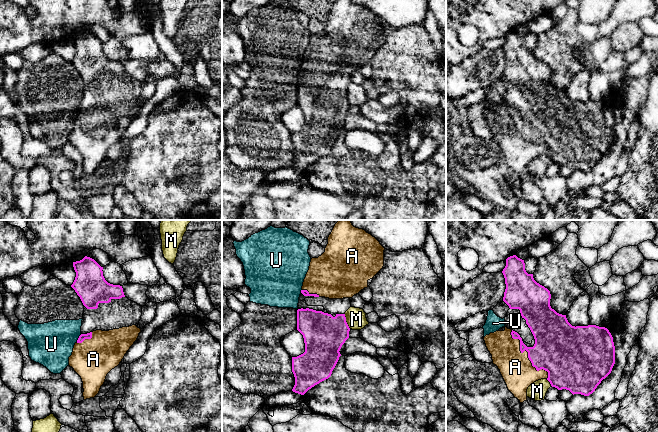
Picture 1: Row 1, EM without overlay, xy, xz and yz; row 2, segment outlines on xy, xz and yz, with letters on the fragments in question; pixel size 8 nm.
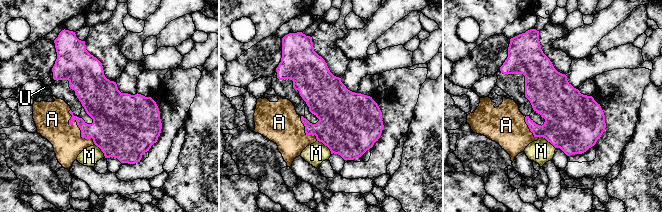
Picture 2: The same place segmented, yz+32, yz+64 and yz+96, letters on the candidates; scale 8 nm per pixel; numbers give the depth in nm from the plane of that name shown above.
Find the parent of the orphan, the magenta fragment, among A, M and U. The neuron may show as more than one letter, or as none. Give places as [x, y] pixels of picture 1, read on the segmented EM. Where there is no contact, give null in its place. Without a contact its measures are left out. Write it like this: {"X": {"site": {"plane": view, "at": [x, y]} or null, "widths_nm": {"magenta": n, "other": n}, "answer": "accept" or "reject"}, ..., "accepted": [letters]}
{"A": {"site": {"plane": "yz", "at": [528, 354]}, "widths_nm": {"magenta": 400, "other": 260}, "answer": "accept"}, "M": {"site": {"plane": "xz", "at": [345, 321]}, "widths_nm": {"magenta": 320, "other": 160}, "answer": "reject"}, "U": {"site": {"plane": "xy", "at": [78, 338]}, "widths_nm": {"magenta": 60, "other": 360}, "answer": "reject"}, "accepted": ["A"]}

